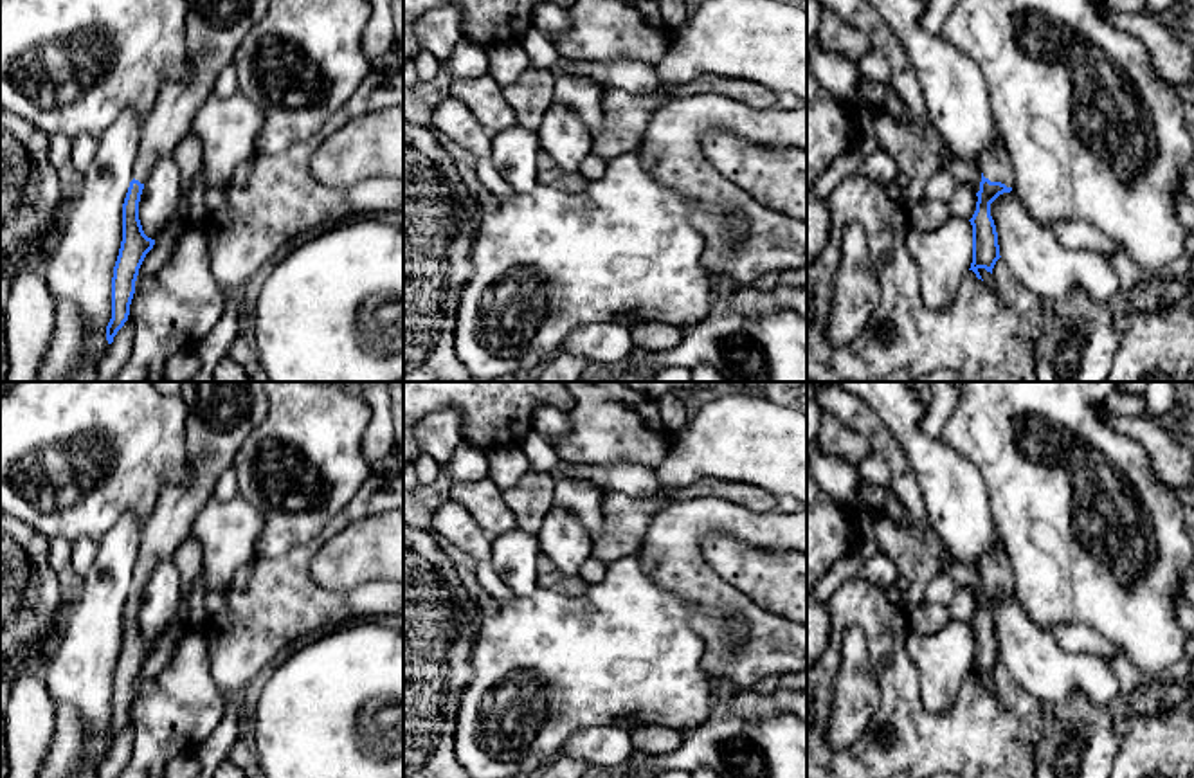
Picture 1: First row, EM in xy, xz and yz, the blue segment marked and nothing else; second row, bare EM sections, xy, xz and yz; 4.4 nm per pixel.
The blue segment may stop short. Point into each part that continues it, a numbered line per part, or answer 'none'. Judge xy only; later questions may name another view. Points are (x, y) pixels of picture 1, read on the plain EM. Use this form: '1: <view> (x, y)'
1: xy (220, 415)

